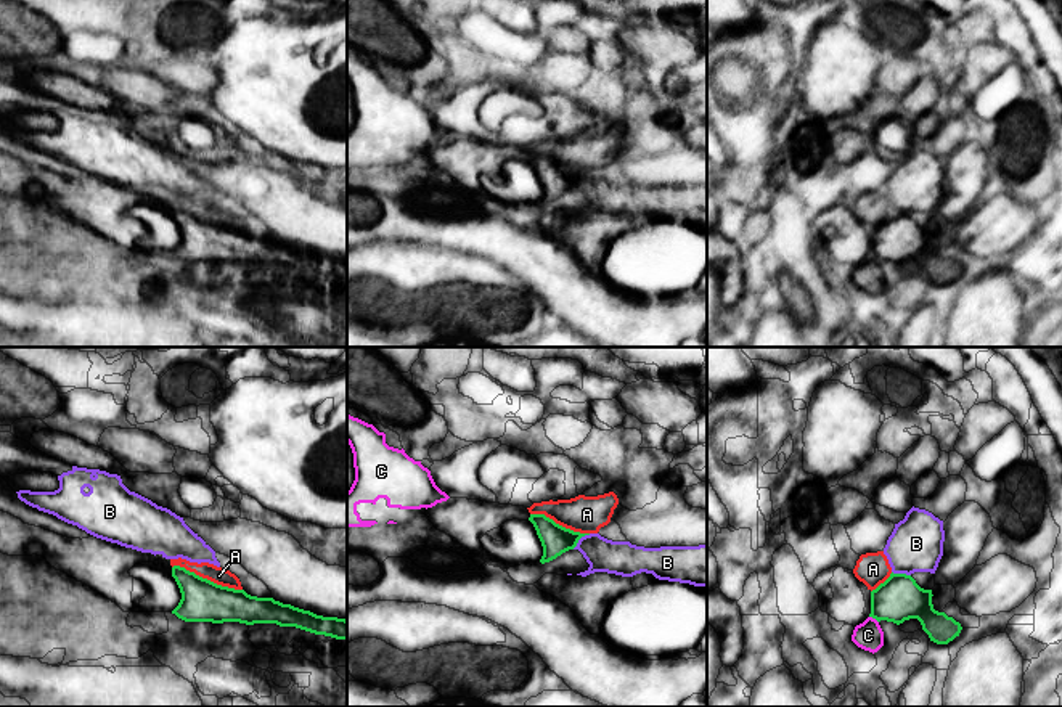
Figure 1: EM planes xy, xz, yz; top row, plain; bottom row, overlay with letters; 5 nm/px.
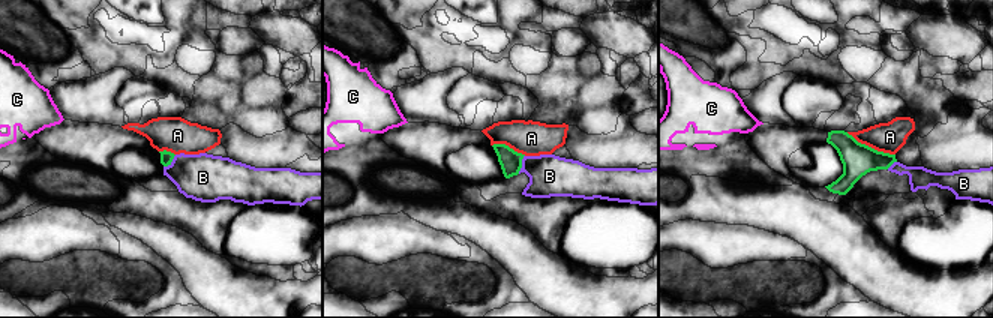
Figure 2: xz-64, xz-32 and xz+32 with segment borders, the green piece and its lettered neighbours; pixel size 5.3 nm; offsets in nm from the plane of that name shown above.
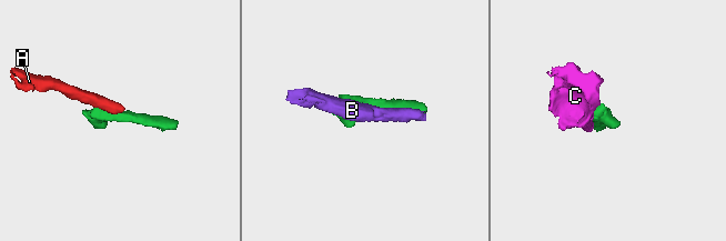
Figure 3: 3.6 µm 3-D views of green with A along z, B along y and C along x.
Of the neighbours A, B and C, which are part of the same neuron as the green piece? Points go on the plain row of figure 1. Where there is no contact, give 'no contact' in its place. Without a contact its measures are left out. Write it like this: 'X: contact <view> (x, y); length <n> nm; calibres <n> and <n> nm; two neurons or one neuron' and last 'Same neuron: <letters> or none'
A: contact xy (206, 219); length 380 nm; calibres 200 and 90 nm; two neurons
B: contact xz (580, 177); length 120 nm; calibres 150 and 170 nm; two neurons
C: contact yz (874, 257); length 60 nm; calibres 220 and 140 nm; two neurons
Same neuron: none

